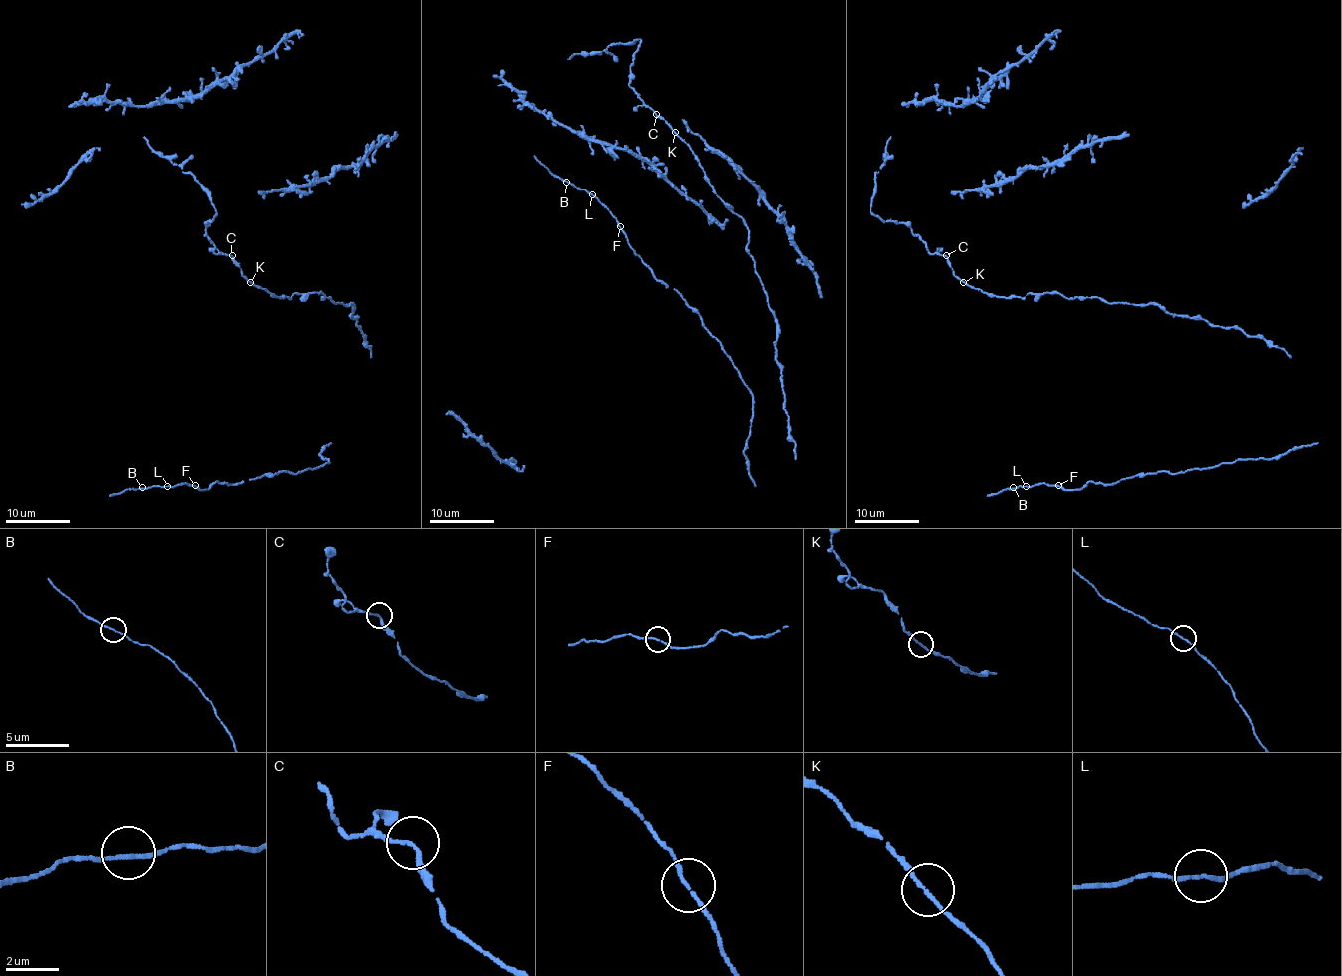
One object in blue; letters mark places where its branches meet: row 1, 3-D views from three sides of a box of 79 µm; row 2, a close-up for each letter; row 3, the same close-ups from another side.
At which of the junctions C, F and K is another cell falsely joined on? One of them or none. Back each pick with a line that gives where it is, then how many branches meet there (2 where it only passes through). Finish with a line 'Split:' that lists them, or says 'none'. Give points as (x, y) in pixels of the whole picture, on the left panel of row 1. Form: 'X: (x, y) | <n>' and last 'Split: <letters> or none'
Split: none

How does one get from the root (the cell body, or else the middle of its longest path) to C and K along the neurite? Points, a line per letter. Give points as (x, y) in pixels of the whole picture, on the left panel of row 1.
C: (278, 297), (254, 286), (232, 255)
K: (278, 297), (251, 283)

